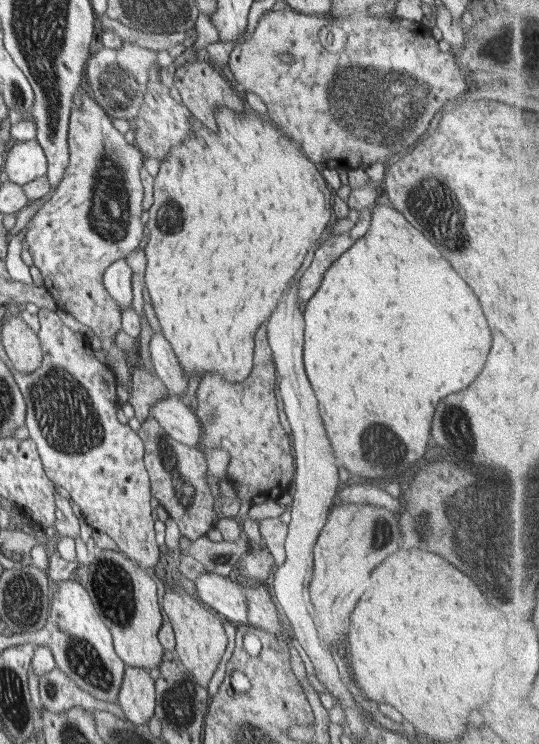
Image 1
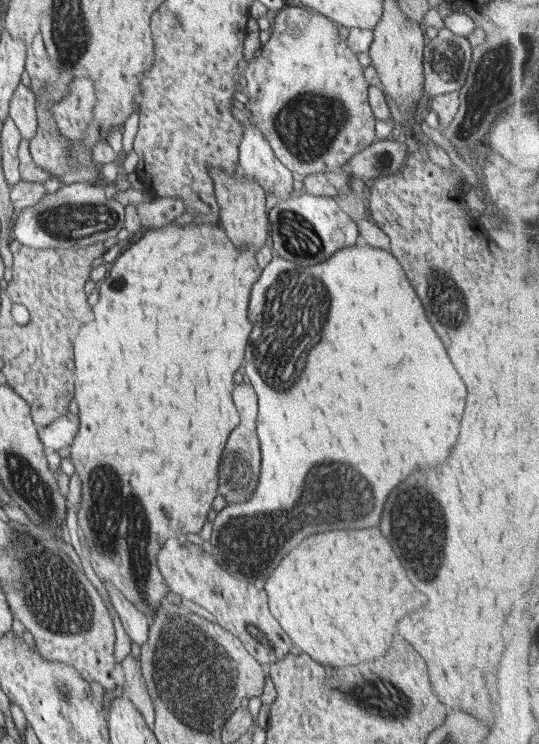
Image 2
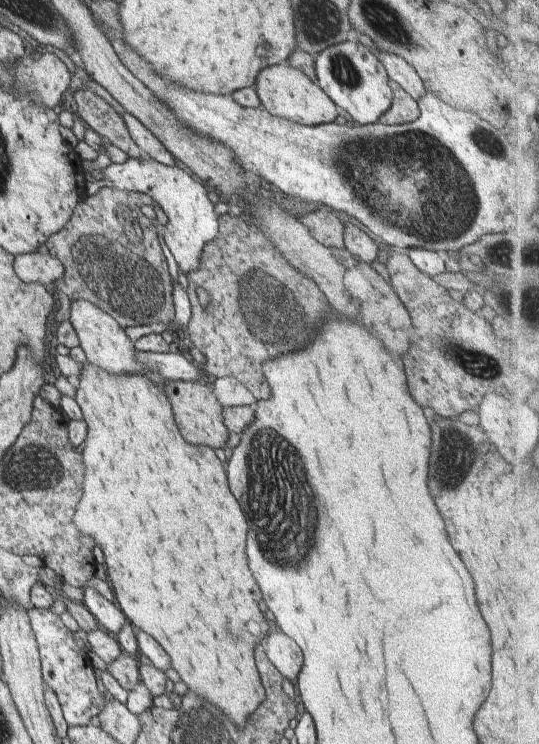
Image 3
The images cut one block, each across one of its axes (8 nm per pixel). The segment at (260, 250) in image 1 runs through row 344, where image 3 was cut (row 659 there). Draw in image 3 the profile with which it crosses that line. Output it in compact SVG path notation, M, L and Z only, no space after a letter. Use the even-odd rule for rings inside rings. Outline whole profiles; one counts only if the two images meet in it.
M85 363L79 377L75 379L75 384L77 386L75 400L81 409L83 420L88 426L88 432L84 448L82 448L82 456L84 456L82 460L86 466L84 488L82 488L84 492L82 492L82 498L80 498L74 514L74 525L82 534L90 536L94 543L102 549L108 582L114 592L115 602L127 621L134 628L150 634L150 637L155 639L159 646L162 646L170 658L171 668L180 674L180 678L186 682L188 690L192 694L200 696L206 702L216 706L220 712L230 716L230 722L234 722L234 726L242 728L246 726L246 720L252 715L252 712L257 712L266 698L260 674L254 664L256 662L254 660L254 646L264 643L270 626L258 608L262 596L260 596L258 584L252 578L248 562L246 562L244 550L246 550L248 524L246 524L246 518L244 518L244 512L242 512L238 500L230 492L224 466L216 456L215 450L210 446L194 446L184 440L176 425L165 390L162 390L160 386L156 388L154 382L150 382L144 374L108 374L106 370L99 369L98 366Z

